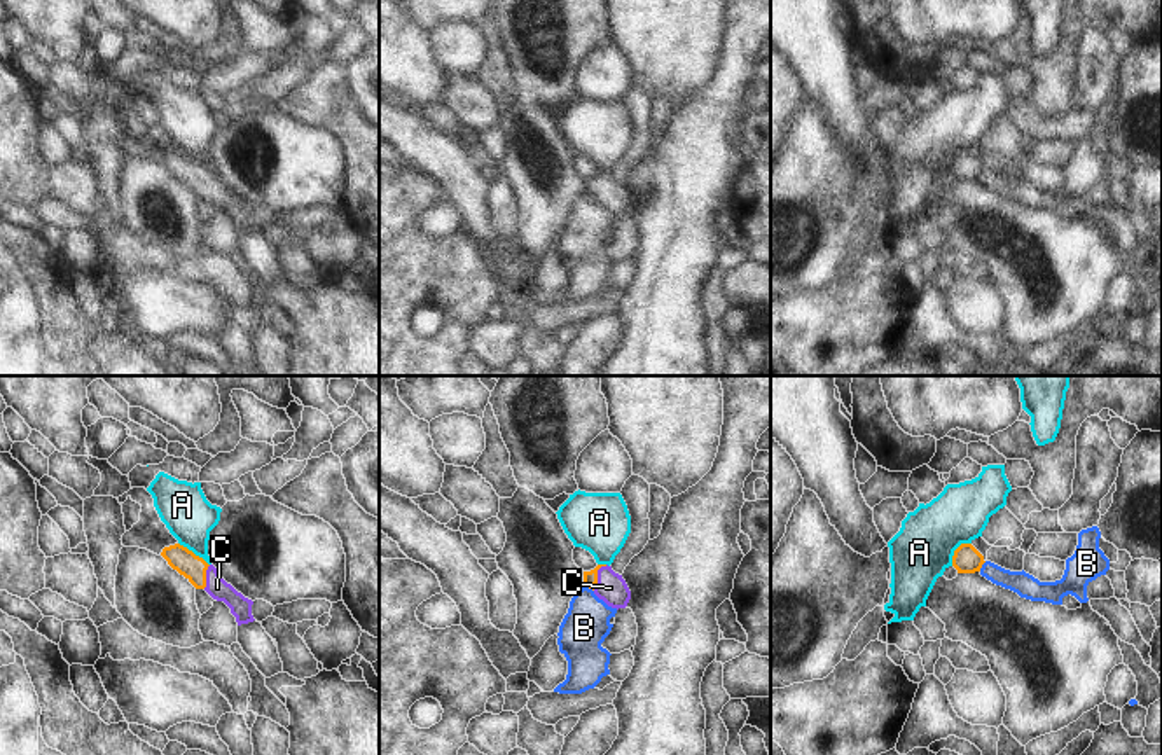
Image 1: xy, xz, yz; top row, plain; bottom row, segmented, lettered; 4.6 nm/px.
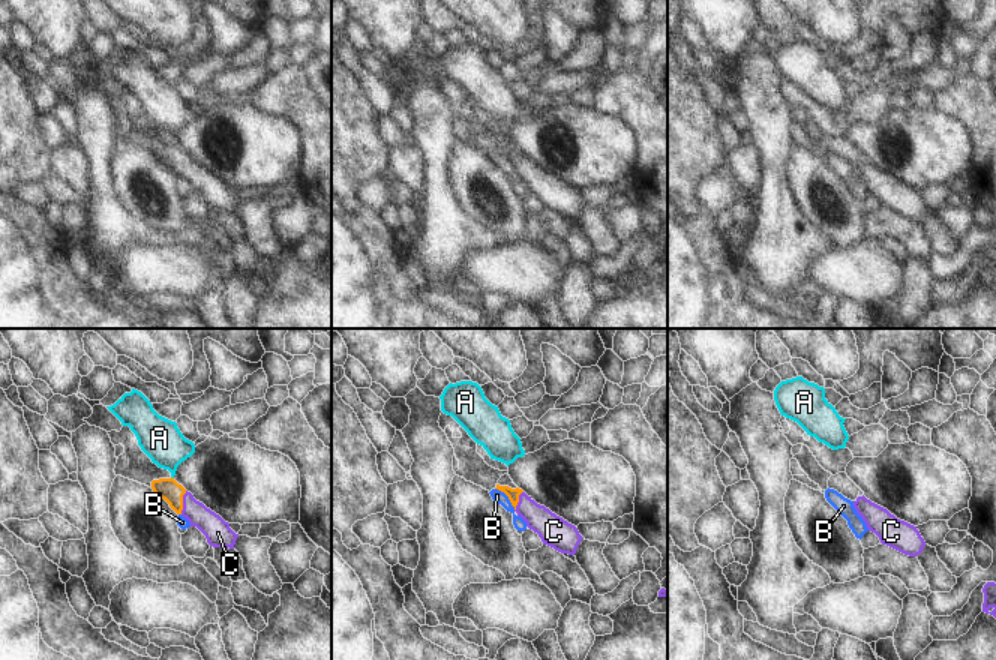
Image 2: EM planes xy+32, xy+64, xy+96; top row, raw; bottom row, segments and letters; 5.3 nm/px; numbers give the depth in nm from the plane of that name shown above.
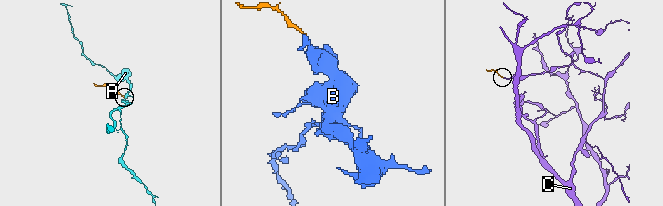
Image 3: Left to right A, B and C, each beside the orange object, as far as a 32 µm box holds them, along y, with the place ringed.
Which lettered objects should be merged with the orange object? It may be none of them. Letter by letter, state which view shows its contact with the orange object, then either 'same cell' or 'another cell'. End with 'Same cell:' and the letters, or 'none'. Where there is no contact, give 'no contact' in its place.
A: contact in yz; another cell
B: contact in xz; another cell
C: contact in xz; same cell
Same cell: C

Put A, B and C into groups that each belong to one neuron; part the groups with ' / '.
A / B / C

